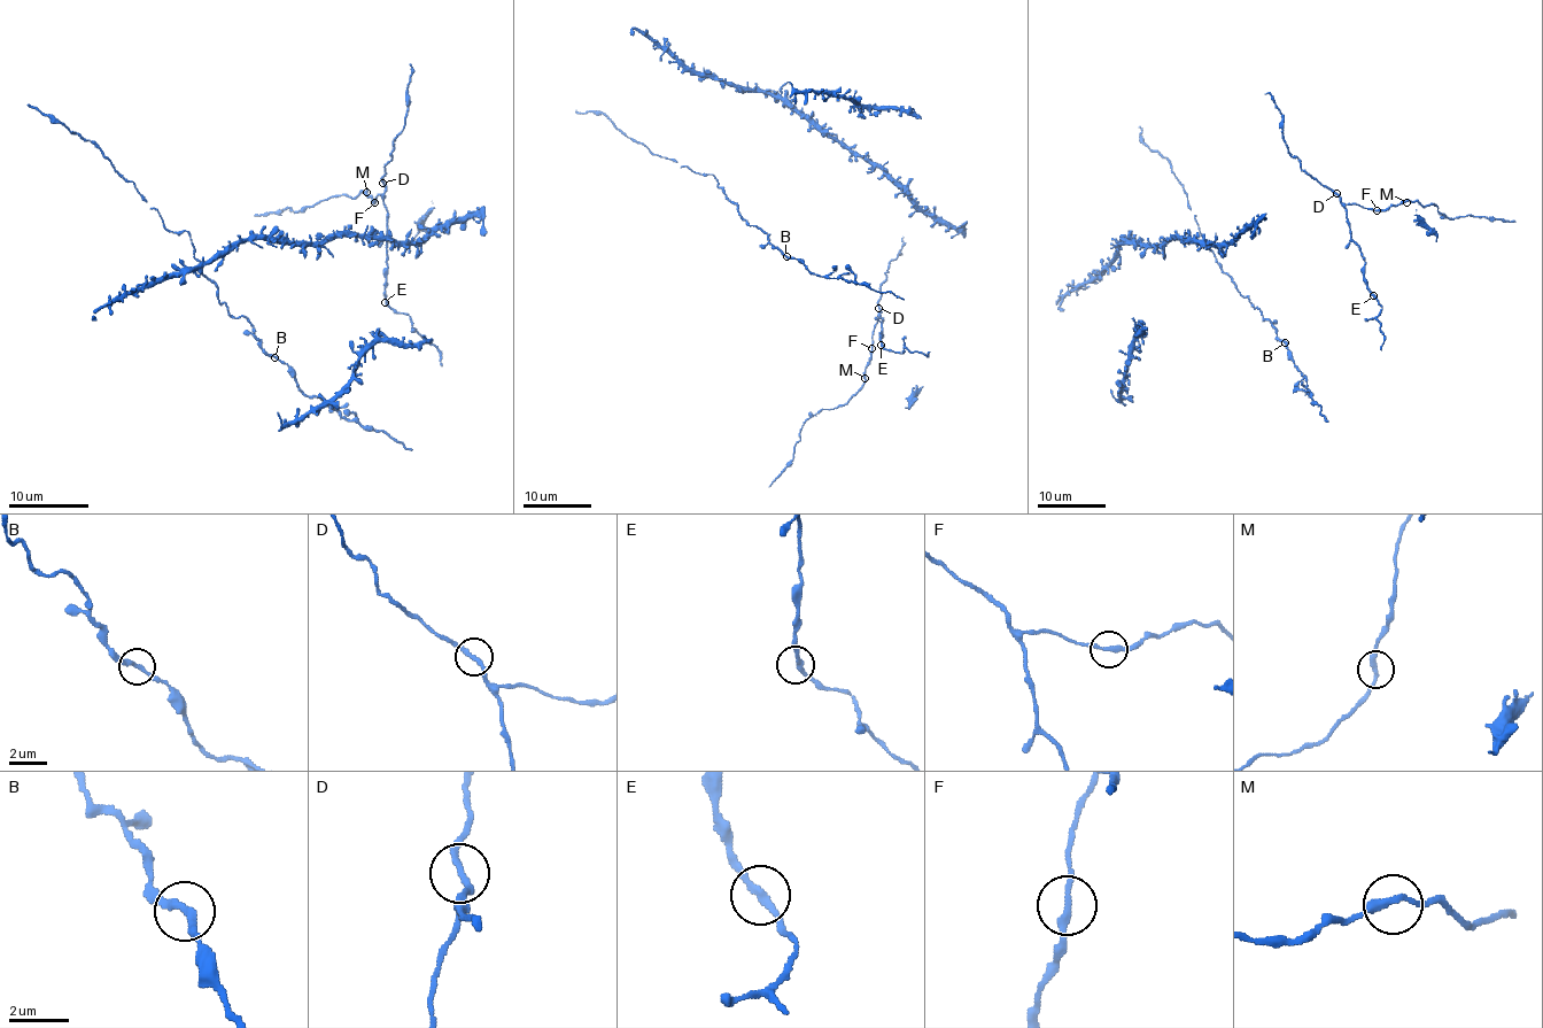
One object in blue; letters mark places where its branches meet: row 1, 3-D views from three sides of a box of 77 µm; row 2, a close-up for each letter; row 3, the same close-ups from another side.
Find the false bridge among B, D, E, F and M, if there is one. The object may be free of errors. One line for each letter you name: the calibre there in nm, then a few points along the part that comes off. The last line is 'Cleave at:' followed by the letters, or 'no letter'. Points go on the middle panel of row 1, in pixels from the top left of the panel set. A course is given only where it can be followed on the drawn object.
Cleave at: no letter

